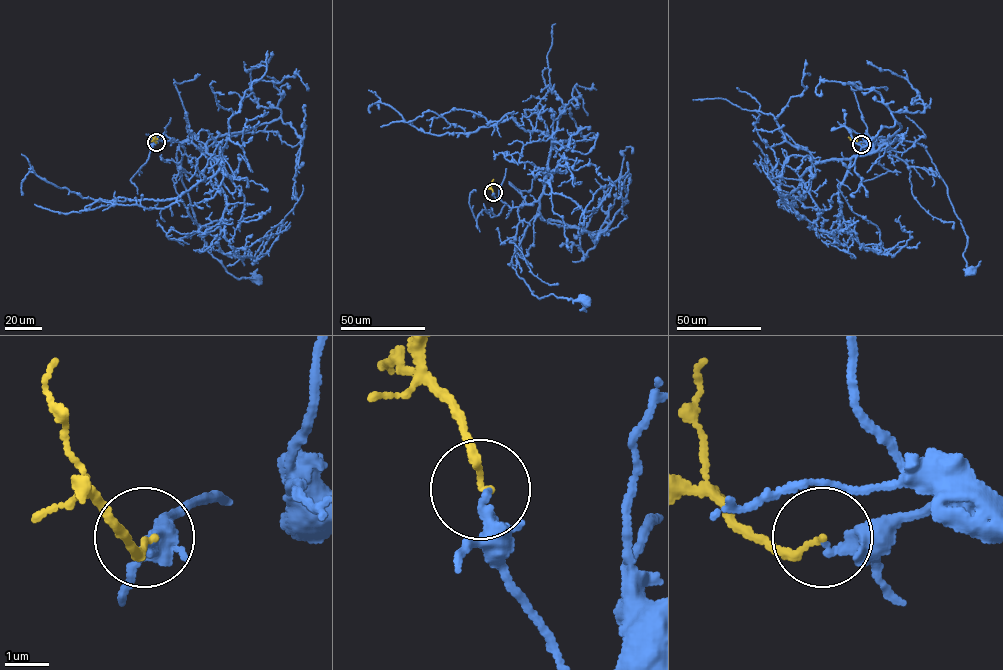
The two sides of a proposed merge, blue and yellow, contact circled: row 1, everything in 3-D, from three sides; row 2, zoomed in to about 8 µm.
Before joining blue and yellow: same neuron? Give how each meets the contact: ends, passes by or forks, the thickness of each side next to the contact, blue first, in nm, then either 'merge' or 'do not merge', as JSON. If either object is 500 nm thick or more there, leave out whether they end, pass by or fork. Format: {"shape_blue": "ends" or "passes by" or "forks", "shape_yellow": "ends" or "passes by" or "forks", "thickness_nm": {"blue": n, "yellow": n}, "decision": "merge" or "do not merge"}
{"shape_blue": "ends", "shape_yellow": "ends", "thickness_nm": {"blue": 240, "yellow": 160}, "decision": "do not merge"}

